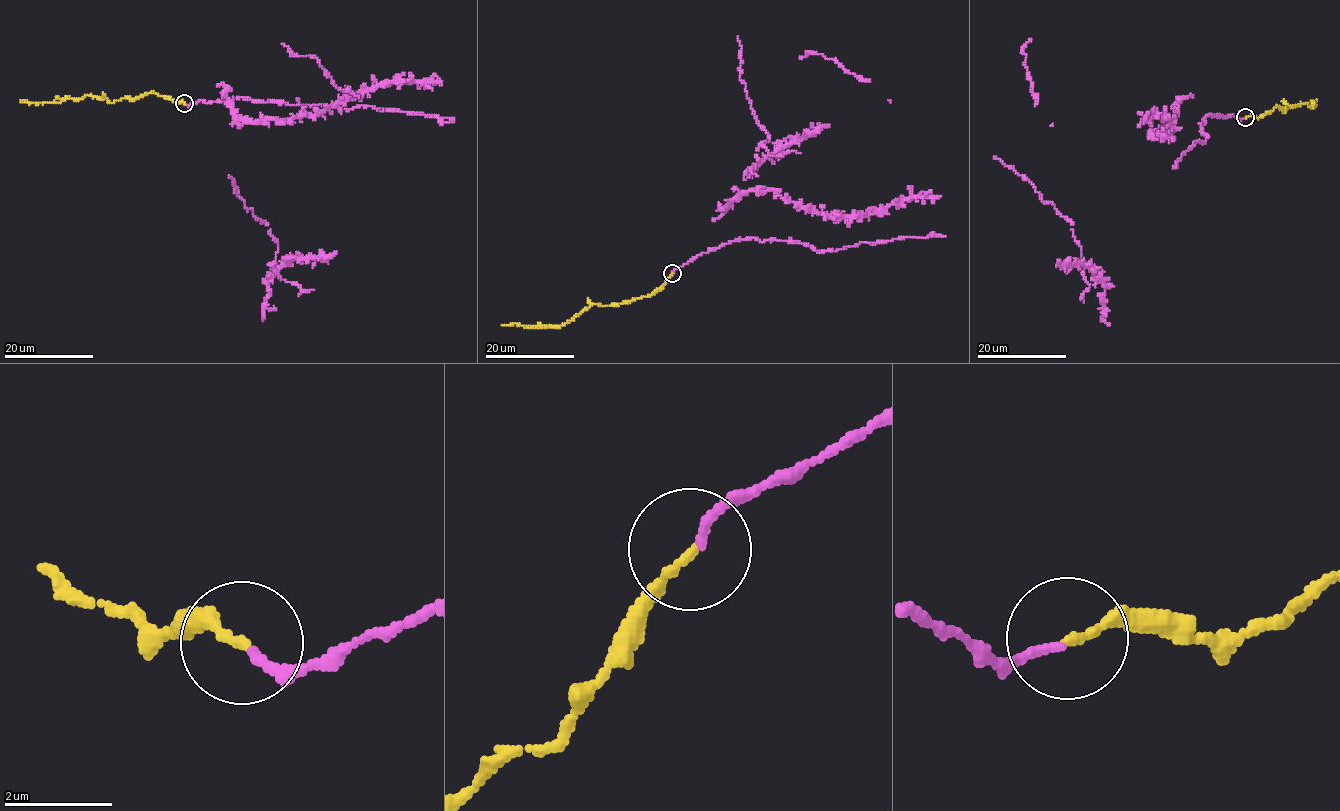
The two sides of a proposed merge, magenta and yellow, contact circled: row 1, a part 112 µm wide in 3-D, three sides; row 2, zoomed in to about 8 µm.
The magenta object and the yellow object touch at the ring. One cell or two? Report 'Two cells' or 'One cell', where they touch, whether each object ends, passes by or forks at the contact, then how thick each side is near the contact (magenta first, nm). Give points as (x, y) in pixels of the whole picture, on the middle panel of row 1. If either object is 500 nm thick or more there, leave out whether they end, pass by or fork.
One cell. Place: (672, 273). At the ring magenta ends. At the ring yellow ends. Thickness 150 nm (magenta) against 160 nm

